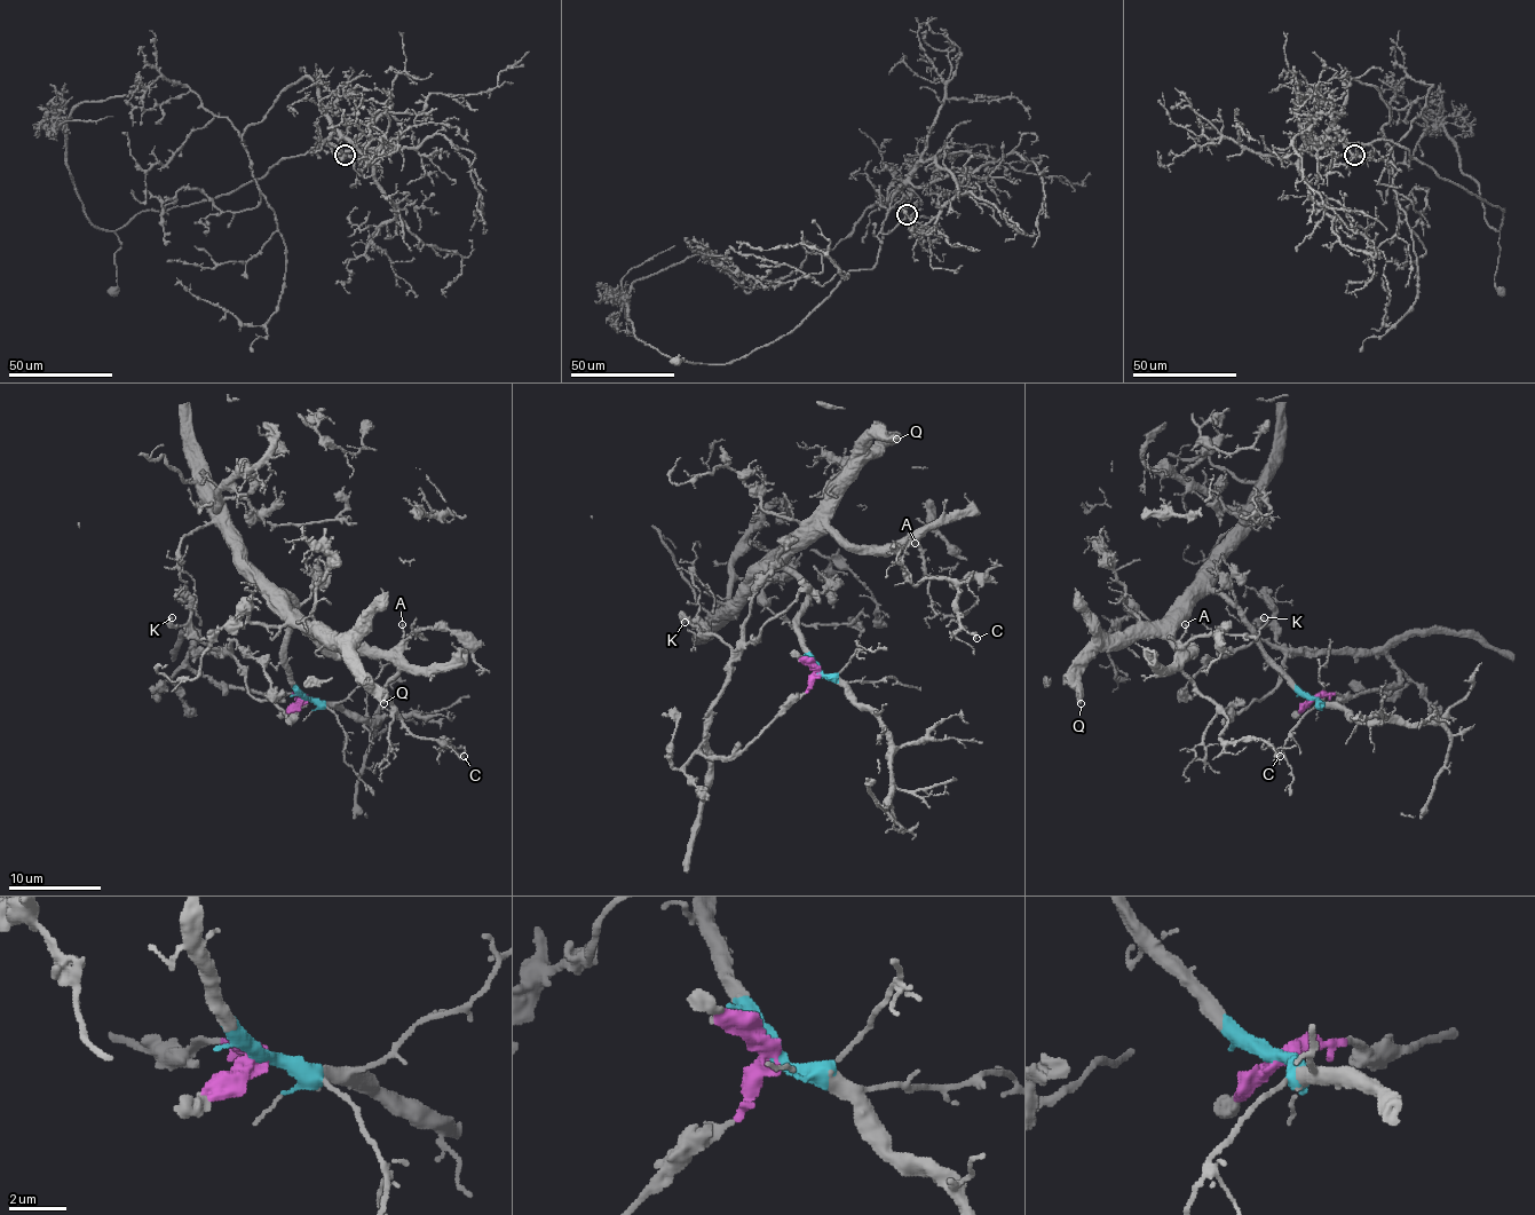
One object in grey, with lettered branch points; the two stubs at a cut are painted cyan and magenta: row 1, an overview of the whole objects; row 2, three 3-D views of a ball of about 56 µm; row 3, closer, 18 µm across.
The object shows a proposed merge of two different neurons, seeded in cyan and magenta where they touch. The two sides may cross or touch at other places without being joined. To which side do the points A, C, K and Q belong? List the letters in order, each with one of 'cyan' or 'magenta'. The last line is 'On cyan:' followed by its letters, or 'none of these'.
A: cyan
C: cyan
K: magenta
Q: cyan
On cyan: A, C, Q

